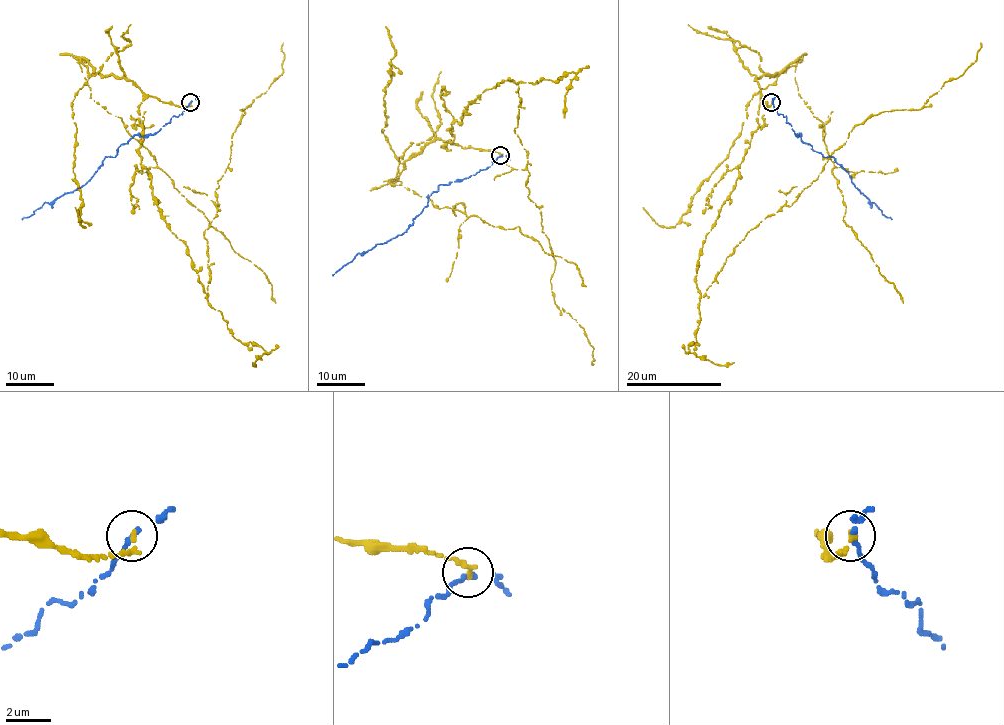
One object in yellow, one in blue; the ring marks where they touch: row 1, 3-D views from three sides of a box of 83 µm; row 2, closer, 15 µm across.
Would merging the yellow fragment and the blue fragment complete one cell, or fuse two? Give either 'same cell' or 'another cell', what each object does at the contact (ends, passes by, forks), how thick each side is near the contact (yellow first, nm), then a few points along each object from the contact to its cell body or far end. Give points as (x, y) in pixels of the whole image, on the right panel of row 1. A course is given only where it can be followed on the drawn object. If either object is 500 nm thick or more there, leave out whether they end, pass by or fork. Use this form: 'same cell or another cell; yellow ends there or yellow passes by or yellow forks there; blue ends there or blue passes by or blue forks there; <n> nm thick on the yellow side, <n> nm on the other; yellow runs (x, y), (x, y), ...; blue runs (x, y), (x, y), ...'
another cell; yellow ends there; blue passes by; 240 nm thick on the yellow side, 200 nm on the other; yellow runs (772, 102), (761, 98), (735, 188), (704, 241), (703, 296), (855, 125), (923, 108), (981, 43); blue runs (772, 102), (776, 112), (786, 116), (796, 135), (802, 135), (813, 150), (841, 164), (870, 203), (891, 219)

